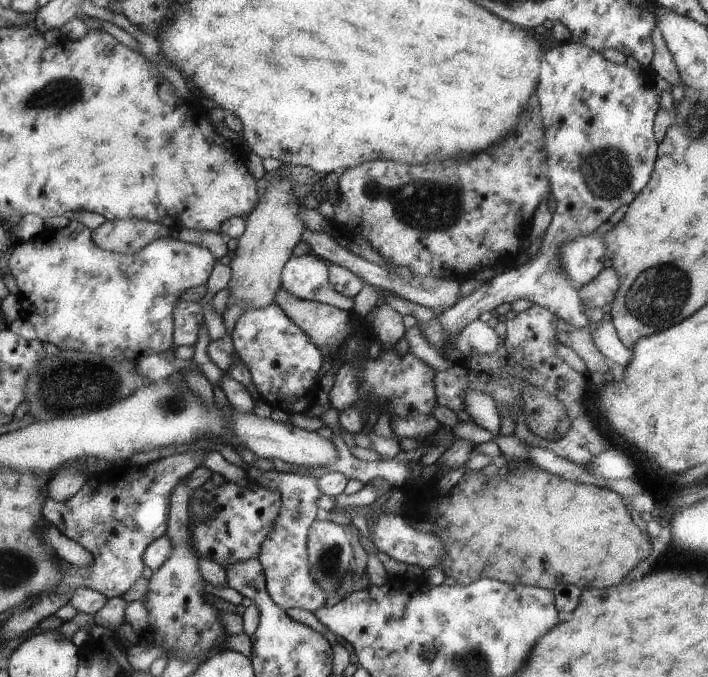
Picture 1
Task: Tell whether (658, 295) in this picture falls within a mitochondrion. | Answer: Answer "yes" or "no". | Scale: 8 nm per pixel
yes

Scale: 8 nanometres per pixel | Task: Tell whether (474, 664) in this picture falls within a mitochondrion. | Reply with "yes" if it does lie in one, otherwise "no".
yes

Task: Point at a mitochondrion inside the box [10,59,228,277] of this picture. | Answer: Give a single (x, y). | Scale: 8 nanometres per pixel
(59, 94)

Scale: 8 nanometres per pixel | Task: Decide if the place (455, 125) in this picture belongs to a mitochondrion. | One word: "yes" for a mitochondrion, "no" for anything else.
no

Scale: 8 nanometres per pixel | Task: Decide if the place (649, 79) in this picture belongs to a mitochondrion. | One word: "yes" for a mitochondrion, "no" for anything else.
no

